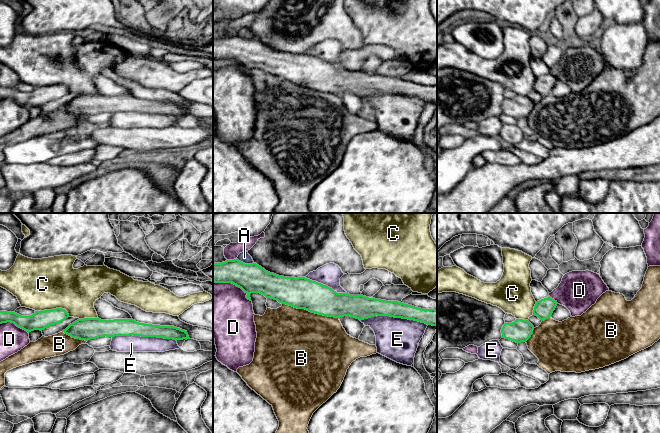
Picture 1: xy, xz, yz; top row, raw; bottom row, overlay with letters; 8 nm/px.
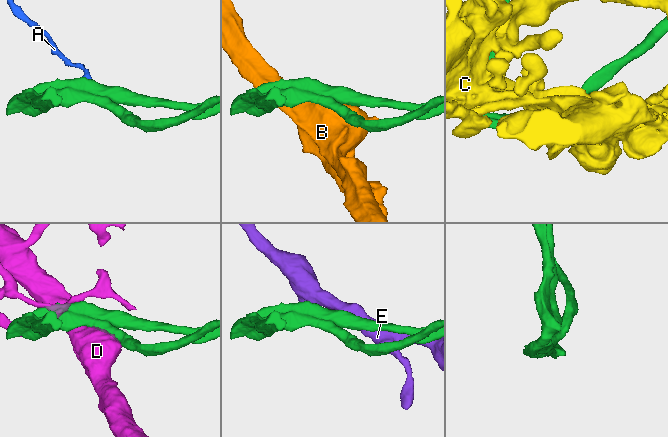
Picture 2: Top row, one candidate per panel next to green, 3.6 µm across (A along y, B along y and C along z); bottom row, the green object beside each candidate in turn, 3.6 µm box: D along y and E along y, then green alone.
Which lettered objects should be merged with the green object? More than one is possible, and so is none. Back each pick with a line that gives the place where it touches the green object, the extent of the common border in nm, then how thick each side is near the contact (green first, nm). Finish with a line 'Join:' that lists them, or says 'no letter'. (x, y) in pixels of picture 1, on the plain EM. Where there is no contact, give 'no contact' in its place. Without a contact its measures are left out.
Join: no letter

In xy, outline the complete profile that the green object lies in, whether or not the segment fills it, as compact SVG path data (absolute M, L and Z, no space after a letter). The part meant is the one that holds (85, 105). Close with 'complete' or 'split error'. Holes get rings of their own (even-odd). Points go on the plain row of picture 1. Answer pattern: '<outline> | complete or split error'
M84 94L70 100L65 110L75 115L88 117L99 113L141 112L164 115L189 115L185 106L174 102L160 102L136 98L133 95L101 96L99 94Z | complete

